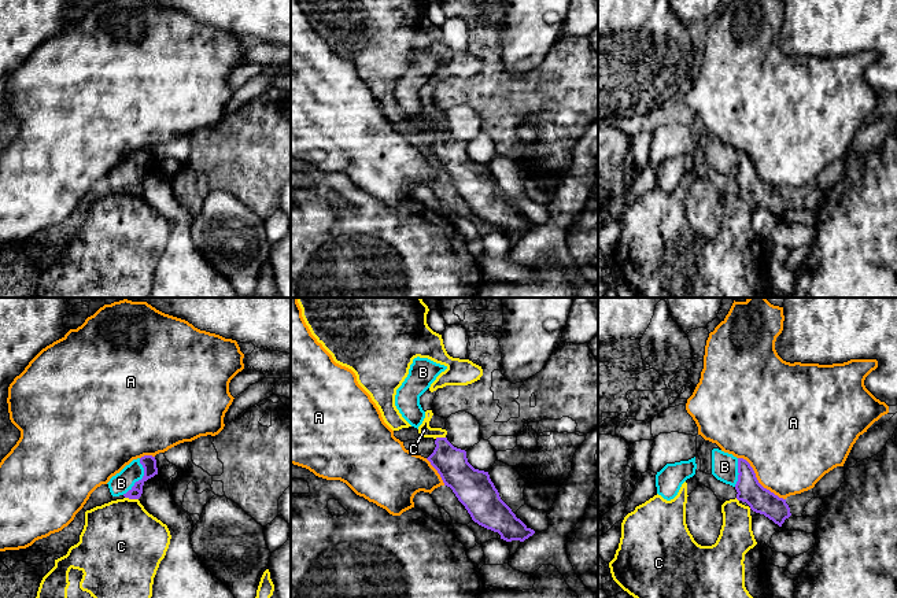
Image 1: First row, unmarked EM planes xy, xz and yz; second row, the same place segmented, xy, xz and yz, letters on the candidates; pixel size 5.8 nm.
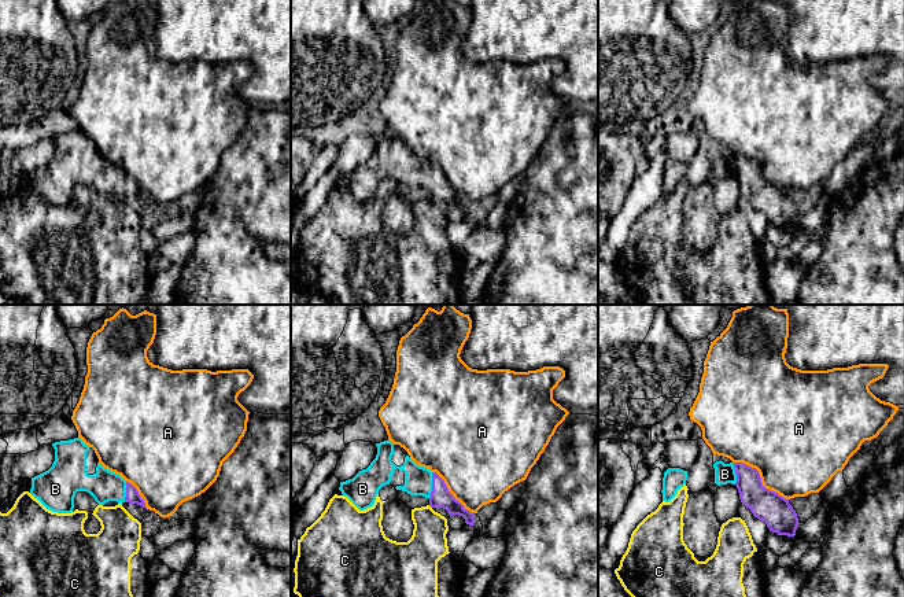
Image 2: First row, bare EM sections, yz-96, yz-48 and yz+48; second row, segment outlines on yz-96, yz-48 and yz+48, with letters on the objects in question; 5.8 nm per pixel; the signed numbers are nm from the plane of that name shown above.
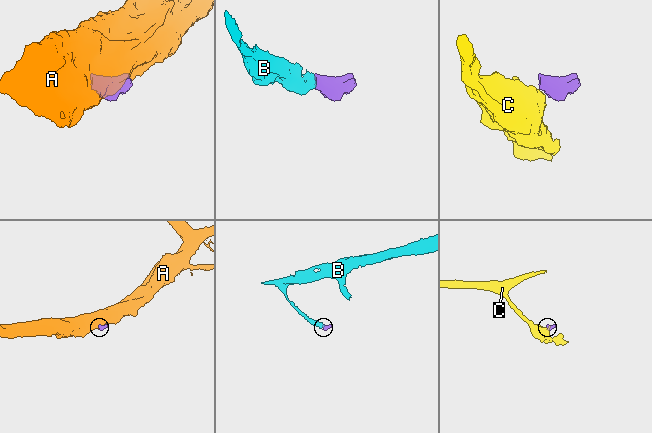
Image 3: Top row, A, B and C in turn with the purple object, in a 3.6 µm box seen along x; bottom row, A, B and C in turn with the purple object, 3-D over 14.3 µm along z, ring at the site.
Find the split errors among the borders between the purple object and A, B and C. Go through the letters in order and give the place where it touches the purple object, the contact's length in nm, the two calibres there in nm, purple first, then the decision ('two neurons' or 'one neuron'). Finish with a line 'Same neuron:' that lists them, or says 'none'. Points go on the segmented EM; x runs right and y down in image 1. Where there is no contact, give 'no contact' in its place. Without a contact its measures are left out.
A: meets purple in yz at (757, 480); contact 380 nm long; 150 nm thick on the purple side, 480 nm on the other; two neurons
B: meets purple in xy at (143, 477); contact 240 nm long; 90 nm thick on the purple side, 120 nm on the other; one neuron
C: meets purple in xy at (132, 498); contact 80 nm long; 90 nm thick on the purple side, 460 nm on the other; two neurons
Same neuron: B

